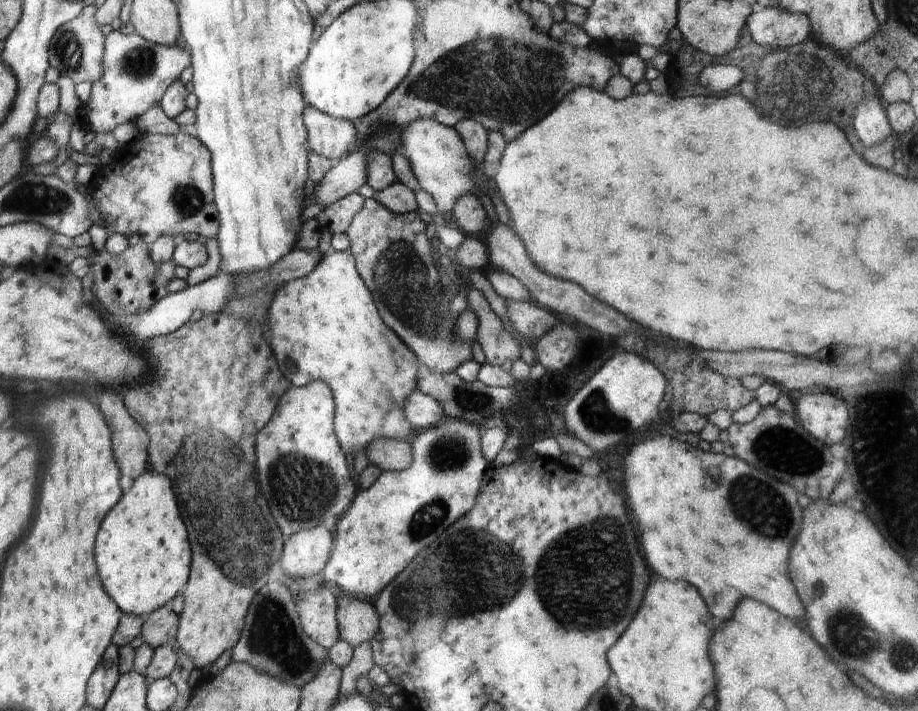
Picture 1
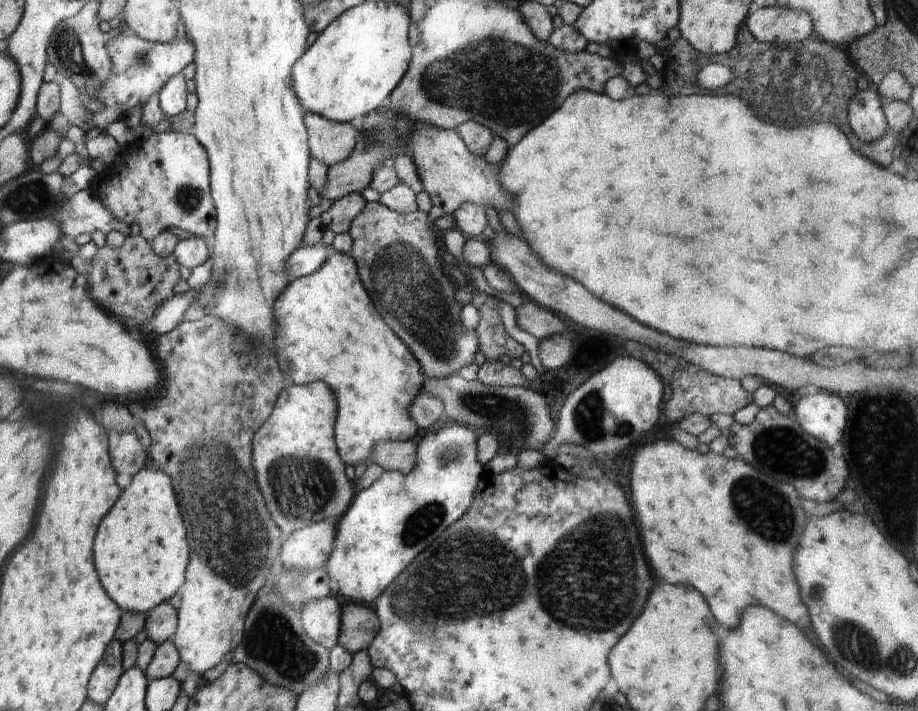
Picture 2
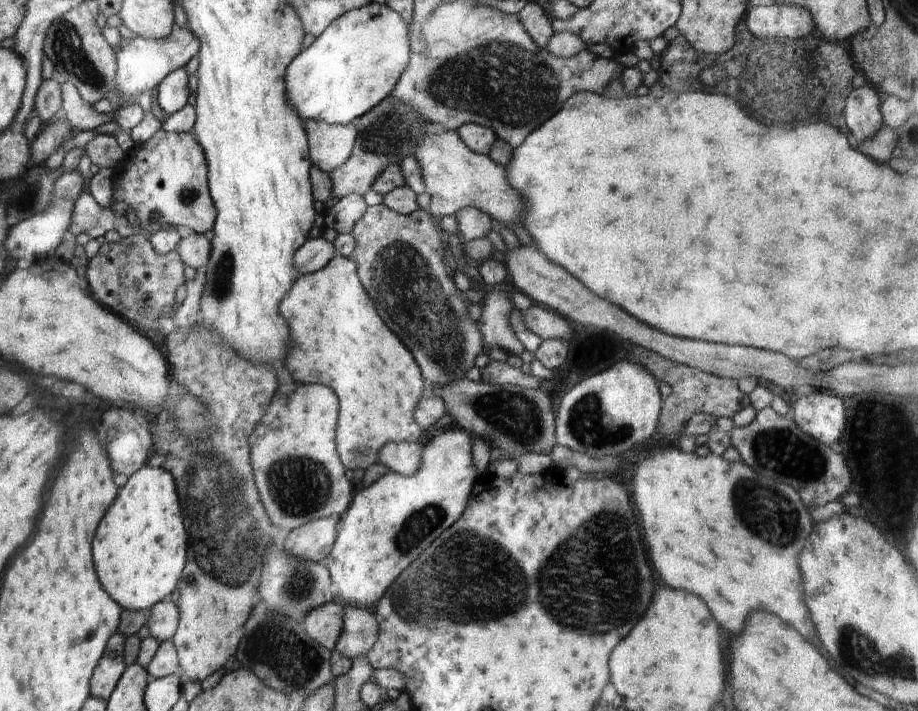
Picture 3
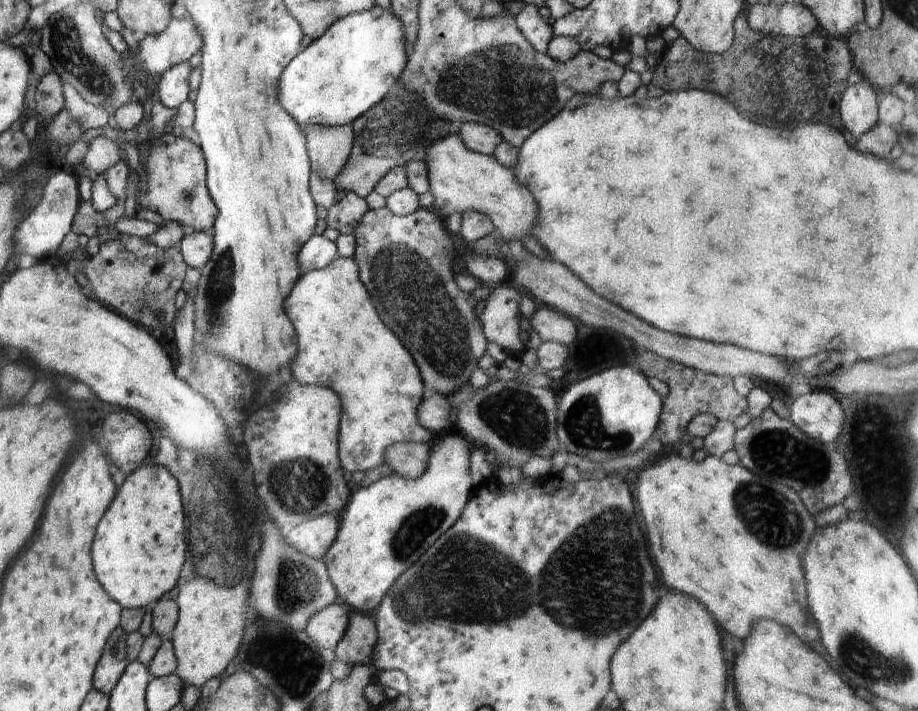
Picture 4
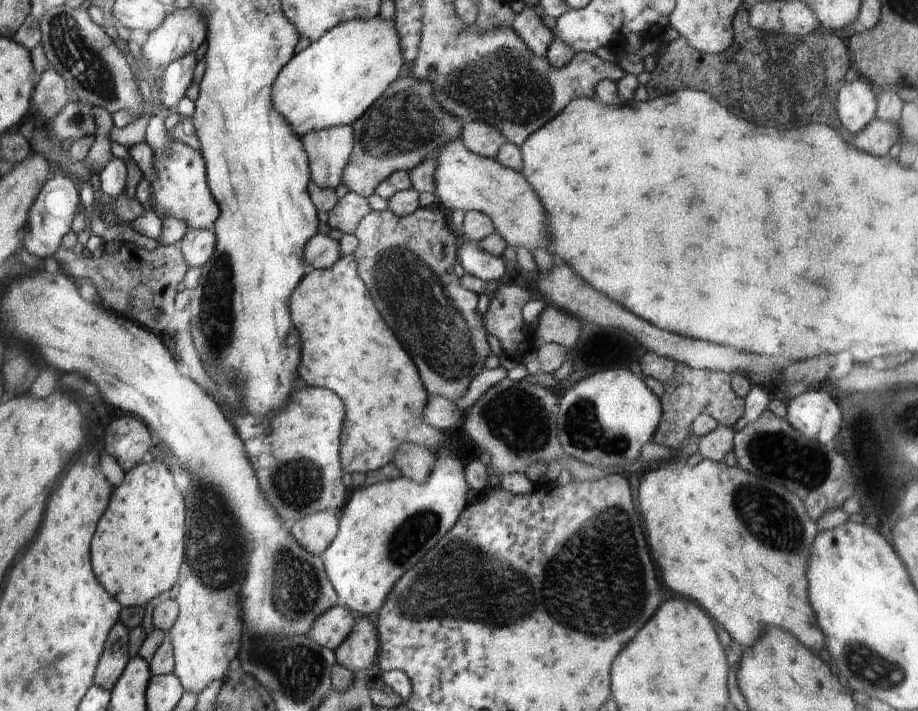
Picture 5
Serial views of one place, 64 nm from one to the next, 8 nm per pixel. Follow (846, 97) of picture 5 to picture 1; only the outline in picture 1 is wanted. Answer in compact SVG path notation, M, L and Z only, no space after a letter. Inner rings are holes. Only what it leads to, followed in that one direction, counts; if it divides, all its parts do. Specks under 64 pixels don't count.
M866 96L861 101L853 114L853 125L866 146L873 147L885 143L890 136L894 136L885 106L878 98Z

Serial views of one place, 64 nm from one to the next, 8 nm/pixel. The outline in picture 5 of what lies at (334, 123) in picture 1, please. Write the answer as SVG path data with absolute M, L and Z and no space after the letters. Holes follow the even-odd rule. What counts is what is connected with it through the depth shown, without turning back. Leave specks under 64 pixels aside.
M352 125L308 131L302 136L302 142L309 158L311 180L322 188L335 189L339 184L342 184L343 170L348 164L354 144Z

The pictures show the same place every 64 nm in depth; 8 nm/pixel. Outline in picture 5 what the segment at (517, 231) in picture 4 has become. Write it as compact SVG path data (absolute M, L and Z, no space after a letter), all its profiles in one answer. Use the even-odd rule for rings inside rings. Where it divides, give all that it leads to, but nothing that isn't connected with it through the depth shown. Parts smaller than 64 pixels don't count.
M461 139L450 141L438 150L434 177L436 200L453 212L456 209L487 214L507 246L532 248L545 246L549 235L545 212L529 182L521 172L502 166L495 158L470 152Z

